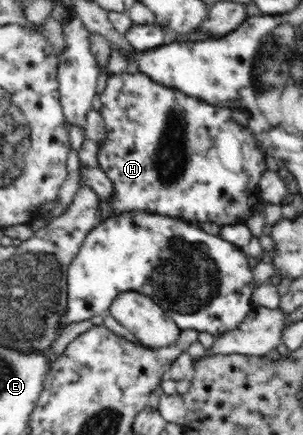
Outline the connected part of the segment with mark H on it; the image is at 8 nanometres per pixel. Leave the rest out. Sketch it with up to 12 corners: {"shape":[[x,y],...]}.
{"shape":[[107,78],[102,217],[245,225],[262,145],[234,110]]}

